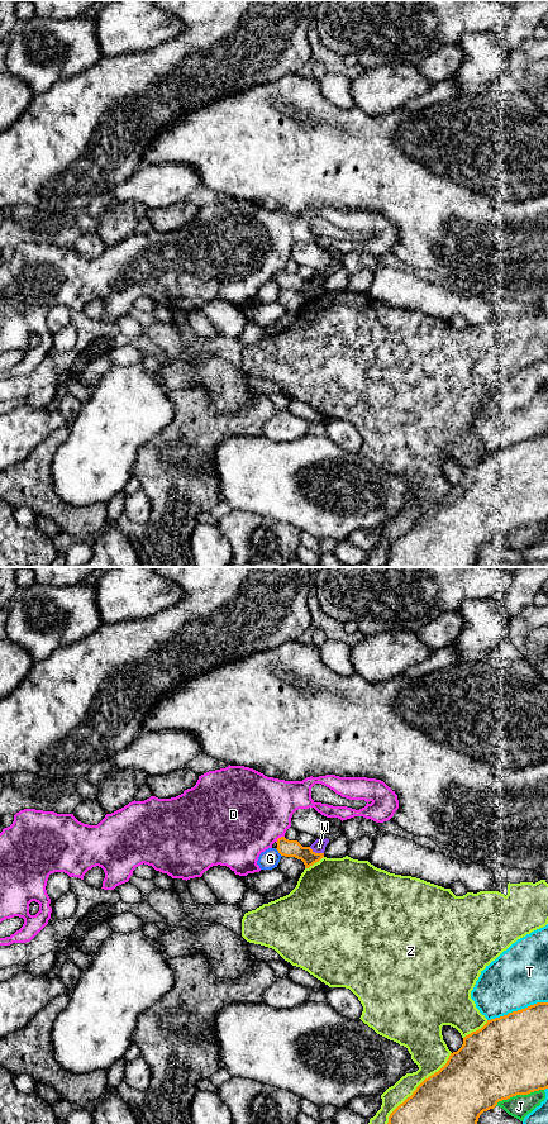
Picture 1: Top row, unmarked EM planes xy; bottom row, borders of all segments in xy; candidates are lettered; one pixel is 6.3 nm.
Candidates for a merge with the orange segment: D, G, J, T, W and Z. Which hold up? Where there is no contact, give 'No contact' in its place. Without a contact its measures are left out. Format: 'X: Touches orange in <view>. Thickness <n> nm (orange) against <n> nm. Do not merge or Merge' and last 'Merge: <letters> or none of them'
D: Touches orange in xy. Thickness 110 nm (orange) against 500 nm. Do not merge
G: Touches orange in xy. Thickness 110 nm (orange) against 120 nm. Do not merge
J: Touches orange in xy. Thickness 500 nm (orange) against 150 nm. Do not merge
T: Touches orange in xy. Thickness 440 nm (orange) against 380 nm. Do not merge
W: Touches orange in xy. Thickness 110 nm (orange) against 80 nm. Do not merge
Z: Touches orange in xy. Thickness 380 nm (orange) against 240 nm. Do not merge
Merge: none of them

